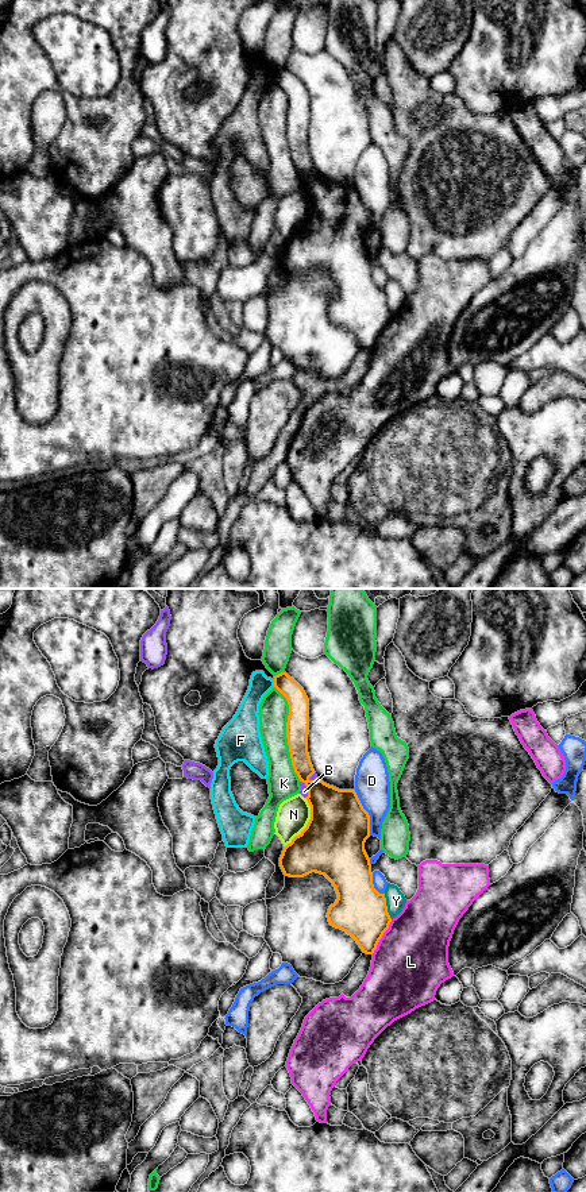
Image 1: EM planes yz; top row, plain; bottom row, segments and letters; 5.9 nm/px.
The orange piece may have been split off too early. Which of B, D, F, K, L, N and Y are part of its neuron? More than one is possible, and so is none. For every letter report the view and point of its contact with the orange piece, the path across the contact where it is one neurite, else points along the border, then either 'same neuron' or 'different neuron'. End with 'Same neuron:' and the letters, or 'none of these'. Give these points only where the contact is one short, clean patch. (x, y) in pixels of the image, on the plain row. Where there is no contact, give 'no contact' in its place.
B: meets orange in yz at (307, 182); different neuron
D: meets orange in yz at (367, 208); different neuron
F: meets orange in yz at (274, 78); different neuron
K: meets orange in yz at (286, 128); different neuron
L: meets orange in yz at (381, 332); different neuron
N: meets orange in yz at (308, 219); different neuron
Y: meets orange in yz at (386, 301); different neuron
Same neuron: none of these

